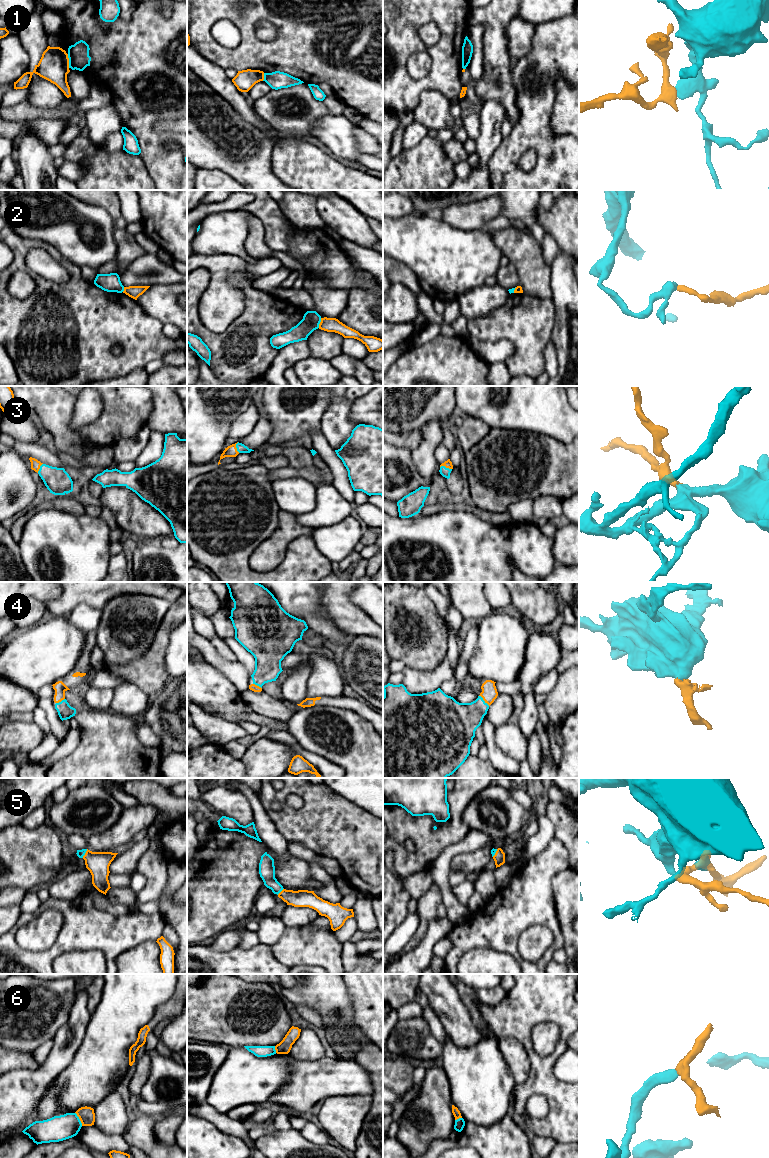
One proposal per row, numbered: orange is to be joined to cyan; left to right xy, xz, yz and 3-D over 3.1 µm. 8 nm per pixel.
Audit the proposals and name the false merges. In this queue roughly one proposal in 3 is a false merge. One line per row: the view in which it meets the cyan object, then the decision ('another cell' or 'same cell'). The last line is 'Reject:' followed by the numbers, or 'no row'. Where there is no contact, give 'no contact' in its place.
1: meets cyan in xy; another cell
2: meets cyan in xz; another cell
3: meets cyan in yz; same cell
4: meets cyan in yz; same cell
5: meets cyan in xy; same cell
6: meets cyan in xy; another cell
Reject: 1, 2, 6

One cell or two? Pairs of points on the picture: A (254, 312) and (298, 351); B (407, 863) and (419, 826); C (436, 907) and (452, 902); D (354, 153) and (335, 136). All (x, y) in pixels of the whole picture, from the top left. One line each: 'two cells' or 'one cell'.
A: two cells
B: one cell
C: two cells
D: one cell

